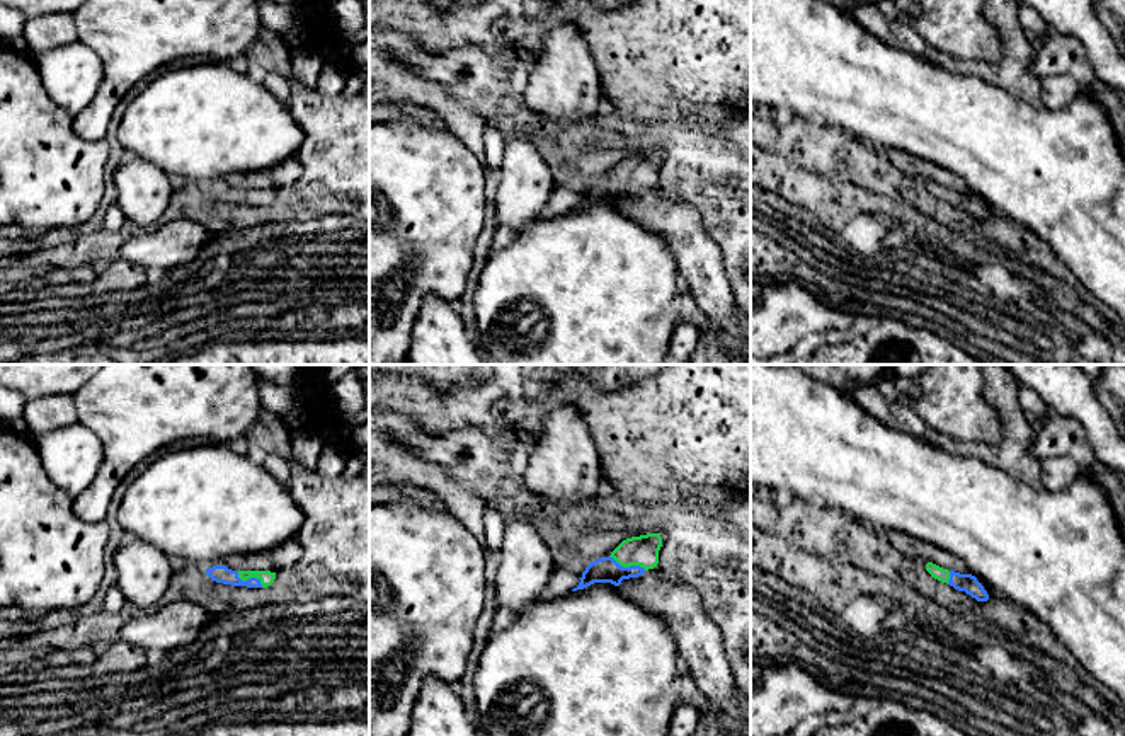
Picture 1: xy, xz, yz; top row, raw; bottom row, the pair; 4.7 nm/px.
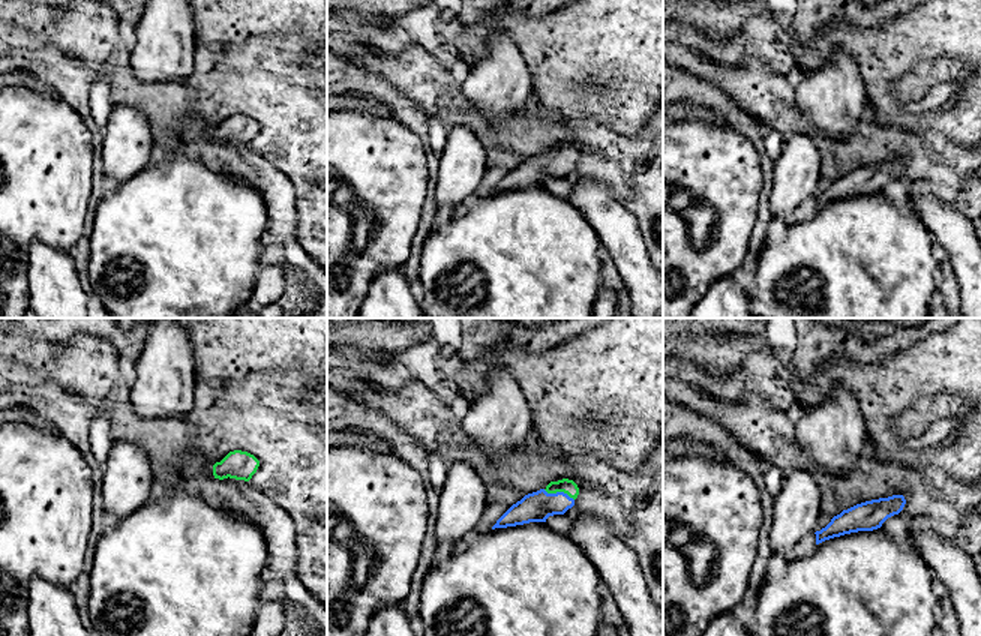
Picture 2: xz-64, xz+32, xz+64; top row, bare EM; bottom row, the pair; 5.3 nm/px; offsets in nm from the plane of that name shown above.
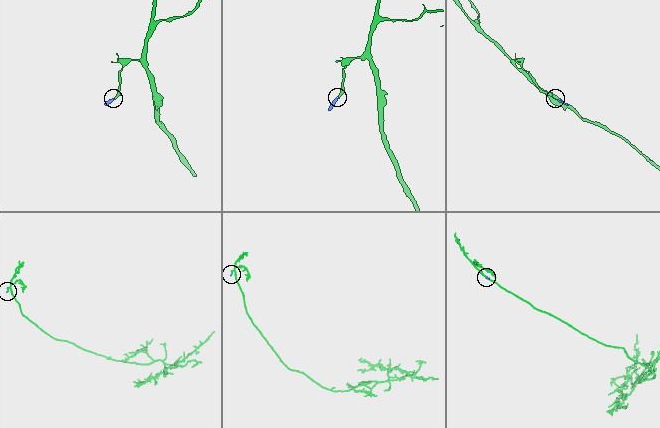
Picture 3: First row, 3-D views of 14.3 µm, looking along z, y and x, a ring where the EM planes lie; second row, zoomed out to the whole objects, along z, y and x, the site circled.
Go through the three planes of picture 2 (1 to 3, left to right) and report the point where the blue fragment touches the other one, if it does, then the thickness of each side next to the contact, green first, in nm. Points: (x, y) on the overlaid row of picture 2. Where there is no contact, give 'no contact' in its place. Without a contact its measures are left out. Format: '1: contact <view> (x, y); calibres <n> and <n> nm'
1: no contact
2: contact xz+32 (558, 491); calibres 80 and 160 nm
3: no contact

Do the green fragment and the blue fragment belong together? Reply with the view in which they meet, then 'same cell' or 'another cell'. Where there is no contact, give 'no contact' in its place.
xz | same cell

